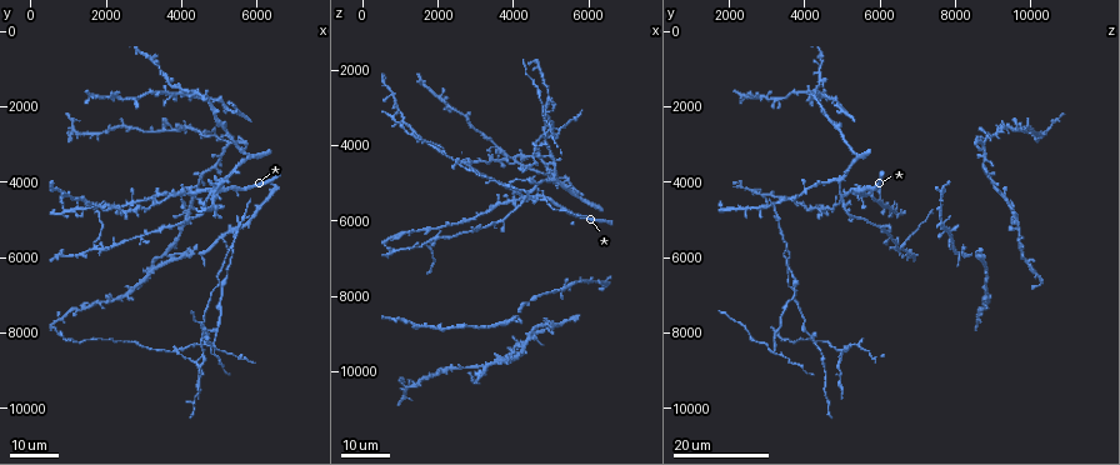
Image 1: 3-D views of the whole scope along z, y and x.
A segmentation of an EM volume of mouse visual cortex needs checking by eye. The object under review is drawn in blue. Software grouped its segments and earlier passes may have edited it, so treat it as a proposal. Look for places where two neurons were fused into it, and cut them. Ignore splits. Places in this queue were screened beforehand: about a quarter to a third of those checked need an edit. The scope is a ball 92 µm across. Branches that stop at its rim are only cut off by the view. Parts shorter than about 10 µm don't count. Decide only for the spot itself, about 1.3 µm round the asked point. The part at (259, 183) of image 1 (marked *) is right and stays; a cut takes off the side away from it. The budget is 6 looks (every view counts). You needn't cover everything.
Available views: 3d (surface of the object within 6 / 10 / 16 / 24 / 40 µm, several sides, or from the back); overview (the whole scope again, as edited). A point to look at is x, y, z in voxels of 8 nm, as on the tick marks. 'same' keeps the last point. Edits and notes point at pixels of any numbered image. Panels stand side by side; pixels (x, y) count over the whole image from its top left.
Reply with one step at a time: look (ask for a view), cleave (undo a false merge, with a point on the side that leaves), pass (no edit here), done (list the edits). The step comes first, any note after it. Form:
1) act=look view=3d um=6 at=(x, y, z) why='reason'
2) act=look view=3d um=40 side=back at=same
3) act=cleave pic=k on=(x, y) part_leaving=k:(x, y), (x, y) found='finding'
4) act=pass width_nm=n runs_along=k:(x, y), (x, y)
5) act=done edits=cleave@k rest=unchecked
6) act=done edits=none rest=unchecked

act=look view=3d um=16 at=(5350, 5750, 3500) why='two arms in line, one across'

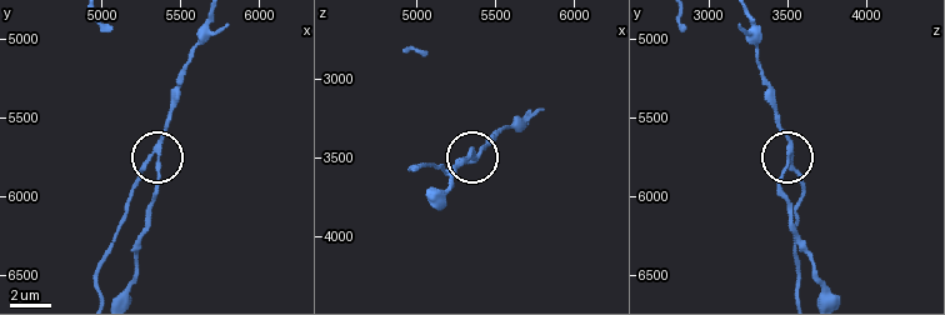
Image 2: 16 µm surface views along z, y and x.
act=look view=3d um=10 at=(5300, 5740, 3520) why='zoom in'

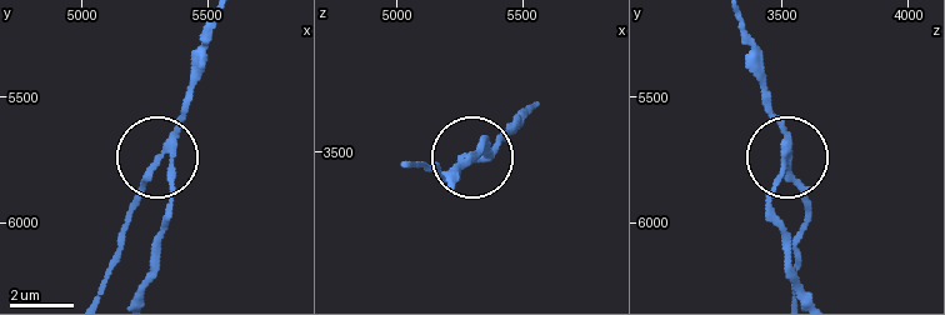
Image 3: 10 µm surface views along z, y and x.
act=cleave pic=3 on=(171, 196) part_leaving=3:(169, 149), (169, 210), (153, 243), (145, 291) found='two neurons meet here'

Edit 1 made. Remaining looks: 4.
act=look view=overview why='redraw'

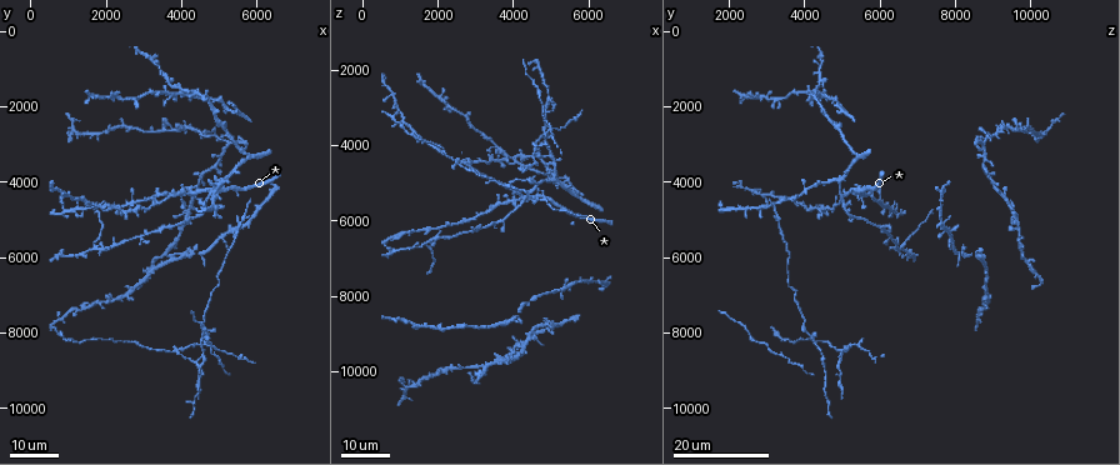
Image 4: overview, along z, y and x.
act=look view=3d um=16 at=(4100, 1700, 4450) why='looks like a crossing'

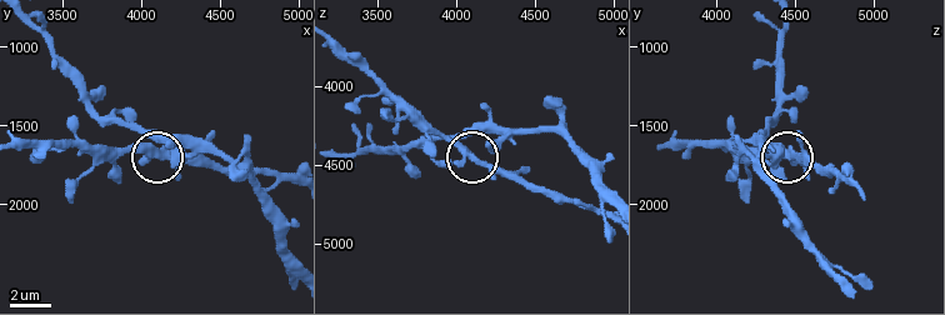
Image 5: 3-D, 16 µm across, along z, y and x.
act=look view=3d um=10 at=(4180, 1680, 4480) why='zoom in'

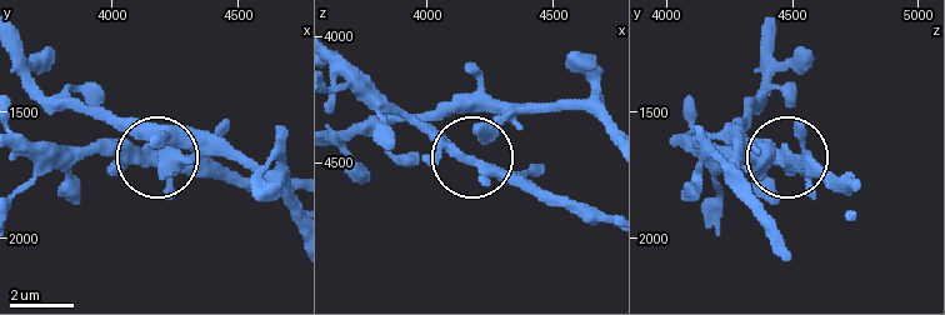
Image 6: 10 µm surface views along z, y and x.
act=pass runs_along=6:(605, 130), (549, 105), (474, 154), (546, 200) found='one neuron here'

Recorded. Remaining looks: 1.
act=done edits=cleave@3 rest=unchecked

